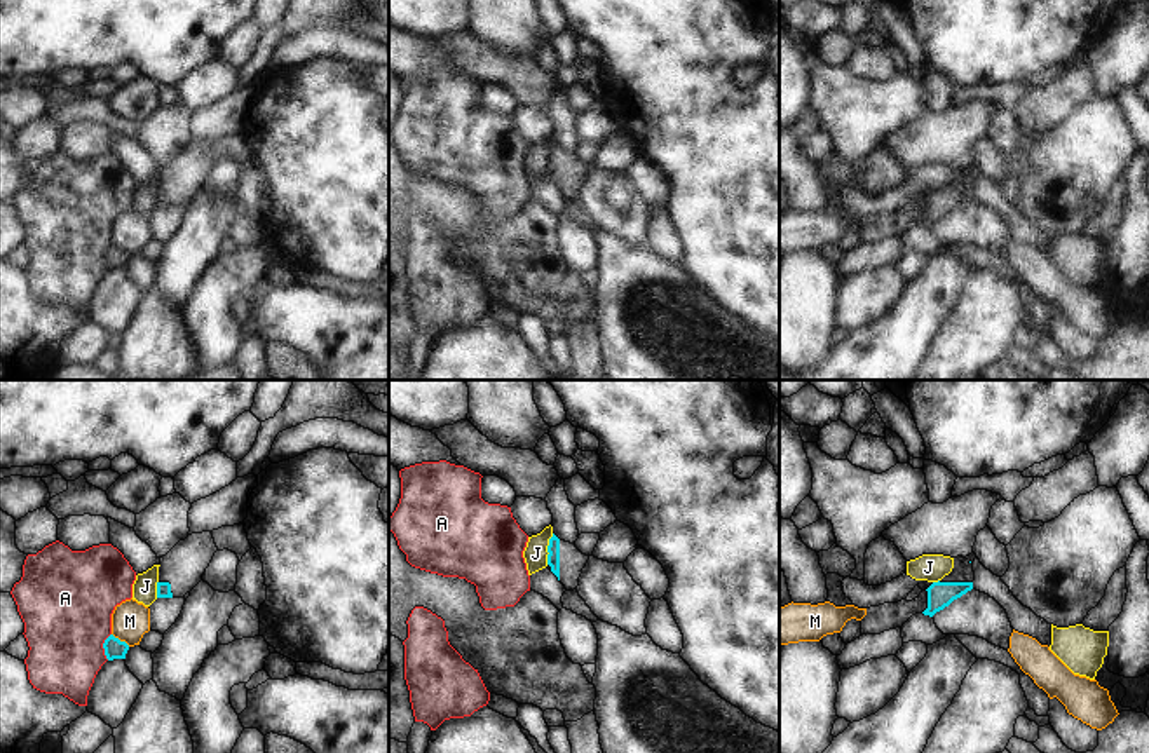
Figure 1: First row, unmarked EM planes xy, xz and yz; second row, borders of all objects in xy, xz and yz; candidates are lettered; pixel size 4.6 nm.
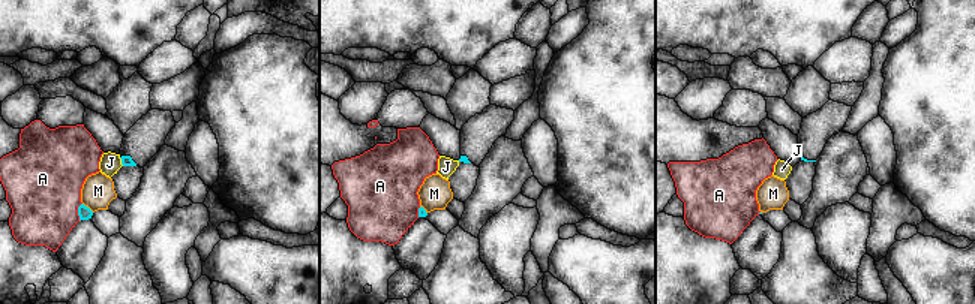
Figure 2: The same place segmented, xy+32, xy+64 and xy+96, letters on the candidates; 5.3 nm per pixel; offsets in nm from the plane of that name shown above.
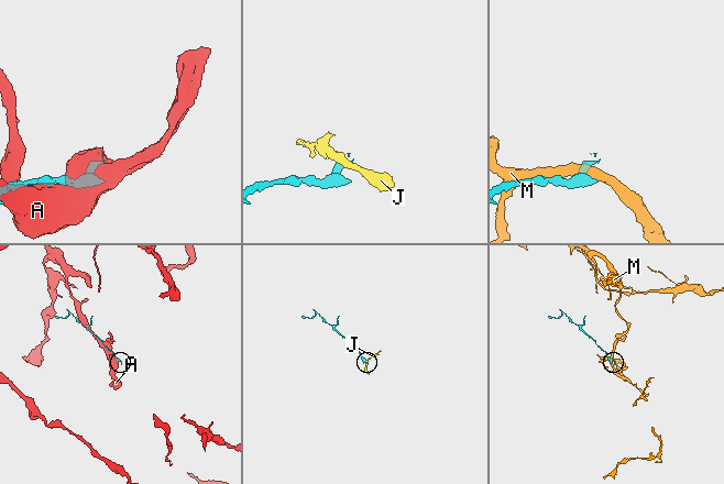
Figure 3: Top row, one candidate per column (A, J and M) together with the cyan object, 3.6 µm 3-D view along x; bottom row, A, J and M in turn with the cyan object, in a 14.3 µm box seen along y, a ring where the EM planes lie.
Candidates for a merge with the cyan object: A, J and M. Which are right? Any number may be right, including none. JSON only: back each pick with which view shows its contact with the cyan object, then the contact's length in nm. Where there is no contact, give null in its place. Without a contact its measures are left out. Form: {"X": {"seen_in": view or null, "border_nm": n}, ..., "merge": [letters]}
{"merge": []}

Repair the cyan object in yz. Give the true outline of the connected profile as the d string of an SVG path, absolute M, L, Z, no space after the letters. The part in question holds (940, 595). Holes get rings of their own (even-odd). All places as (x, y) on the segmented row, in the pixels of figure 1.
M976 554L954 558L954 568L942 580L933 582L928 591L928 608L922 612L924 615L933 617L936 612L948 607L954 600L961 598L968 591L973 589L975 572L973 561Z

